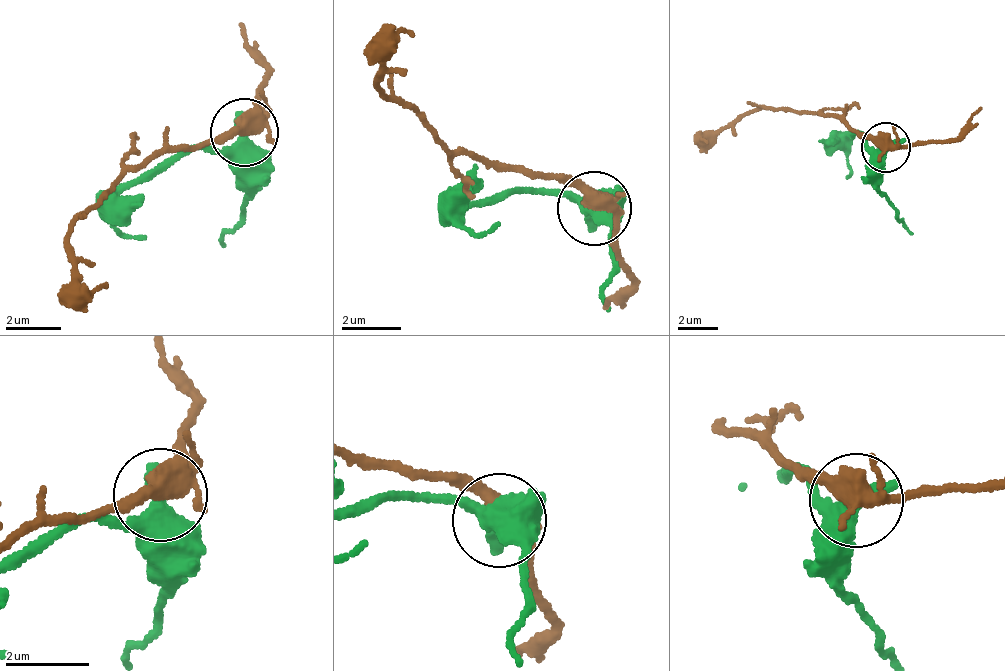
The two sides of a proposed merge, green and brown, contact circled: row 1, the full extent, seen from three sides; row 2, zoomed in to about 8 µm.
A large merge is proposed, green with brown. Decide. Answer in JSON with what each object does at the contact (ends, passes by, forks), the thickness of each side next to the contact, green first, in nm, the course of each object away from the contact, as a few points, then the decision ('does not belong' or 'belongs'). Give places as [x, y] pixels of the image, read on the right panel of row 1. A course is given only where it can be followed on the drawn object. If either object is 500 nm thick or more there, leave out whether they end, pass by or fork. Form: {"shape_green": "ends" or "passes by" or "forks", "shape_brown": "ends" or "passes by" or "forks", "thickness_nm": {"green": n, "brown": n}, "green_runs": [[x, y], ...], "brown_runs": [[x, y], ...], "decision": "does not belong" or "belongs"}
{"shape_green": "passes by", "shape_brown": "forks", "thickness_nm": {"green": 400, "brown": 400}, "green_runs": [[887, 149], [852, 131], [849, 141], [848, 177]], "brown_runs": [[887, 149], [857, 134], [839, 117], [769, 106], [712, 129], [706, 138]], "decision": "does not belong"}

